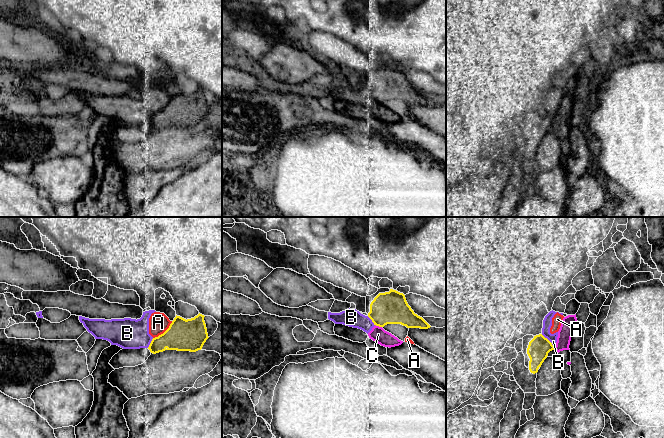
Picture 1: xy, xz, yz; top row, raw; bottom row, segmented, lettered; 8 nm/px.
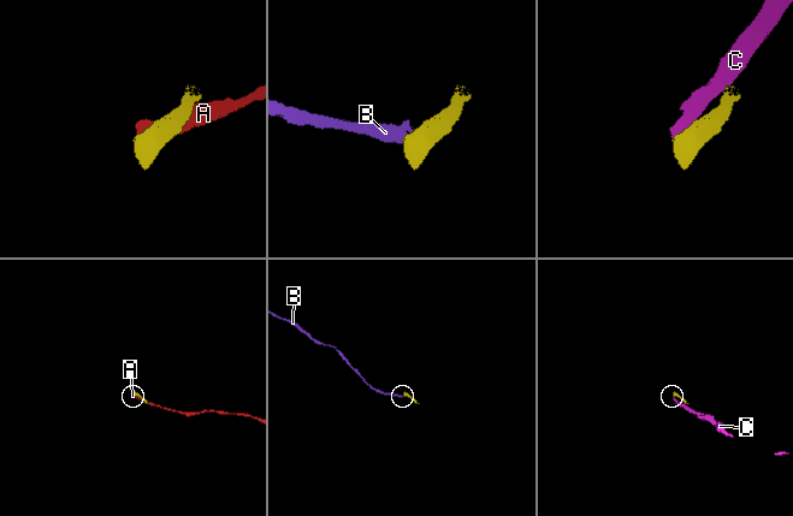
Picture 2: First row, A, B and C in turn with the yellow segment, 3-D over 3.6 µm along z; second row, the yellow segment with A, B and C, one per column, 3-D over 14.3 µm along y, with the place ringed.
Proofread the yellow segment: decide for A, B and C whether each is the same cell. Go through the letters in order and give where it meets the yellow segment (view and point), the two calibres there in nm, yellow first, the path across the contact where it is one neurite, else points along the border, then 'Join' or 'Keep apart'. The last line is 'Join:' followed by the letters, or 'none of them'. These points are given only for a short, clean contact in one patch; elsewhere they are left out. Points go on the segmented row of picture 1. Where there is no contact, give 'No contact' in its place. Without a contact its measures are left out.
A: Touches yellow at xy (164, 332). Thickness 260 nm (yellow) against 160 nm. Keep apart
B: Touches yellow at yz (548, 340). Thickness 170 nm (yellow) against 80 nm. Keep apart
C: Touches yellow at xz (378, 325). Thickness 260 nm (yellow) against 120 nm. Keep apart
Join: none of them

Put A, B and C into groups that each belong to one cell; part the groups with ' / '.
A B / C

